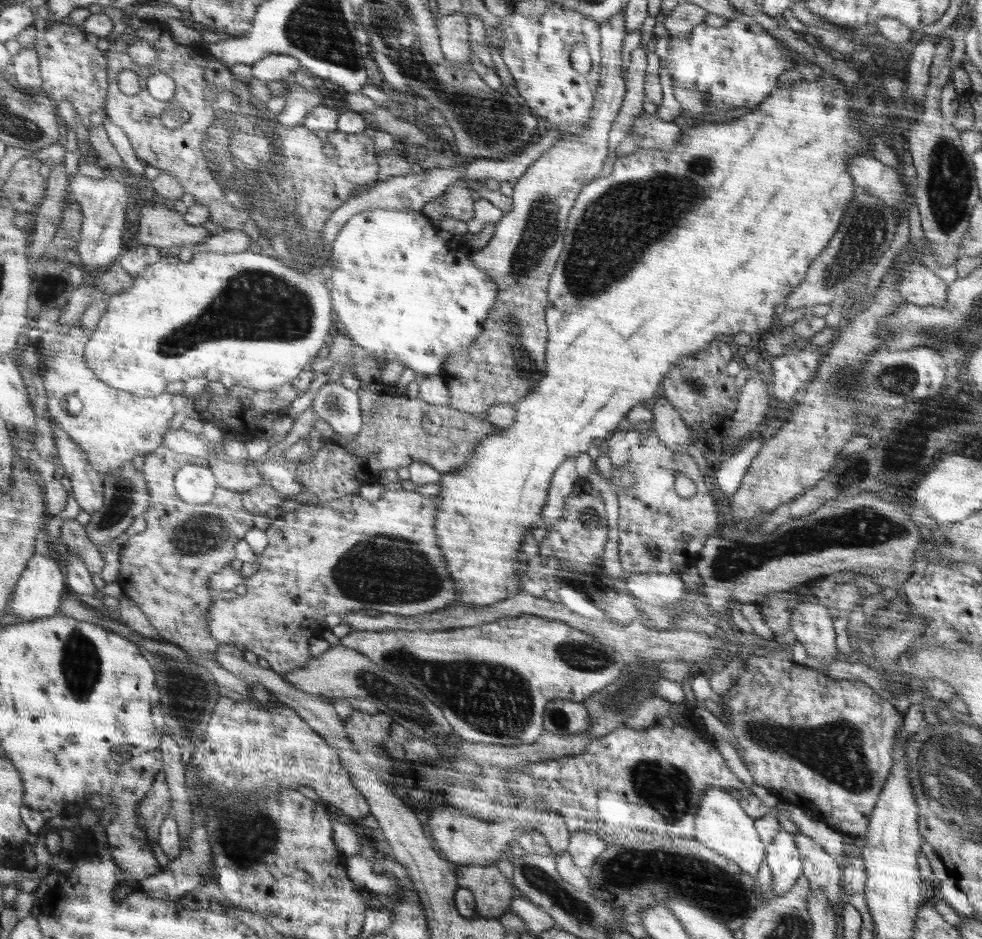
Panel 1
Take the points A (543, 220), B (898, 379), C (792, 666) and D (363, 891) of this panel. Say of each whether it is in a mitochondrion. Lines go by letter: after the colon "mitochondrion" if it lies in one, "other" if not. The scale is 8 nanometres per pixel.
A: mitochondrion
B: mitochondrion
C: other
D: other

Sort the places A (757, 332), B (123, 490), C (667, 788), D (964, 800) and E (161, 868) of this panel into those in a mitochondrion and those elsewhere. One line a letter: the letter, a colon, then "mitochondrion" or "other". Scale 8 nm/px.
A: other
B: mitochondrion
C: mitochondrion
D: mitochondrion
E: other

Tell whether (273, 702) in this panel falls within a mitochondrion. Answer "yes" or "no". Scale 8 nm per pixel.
no

